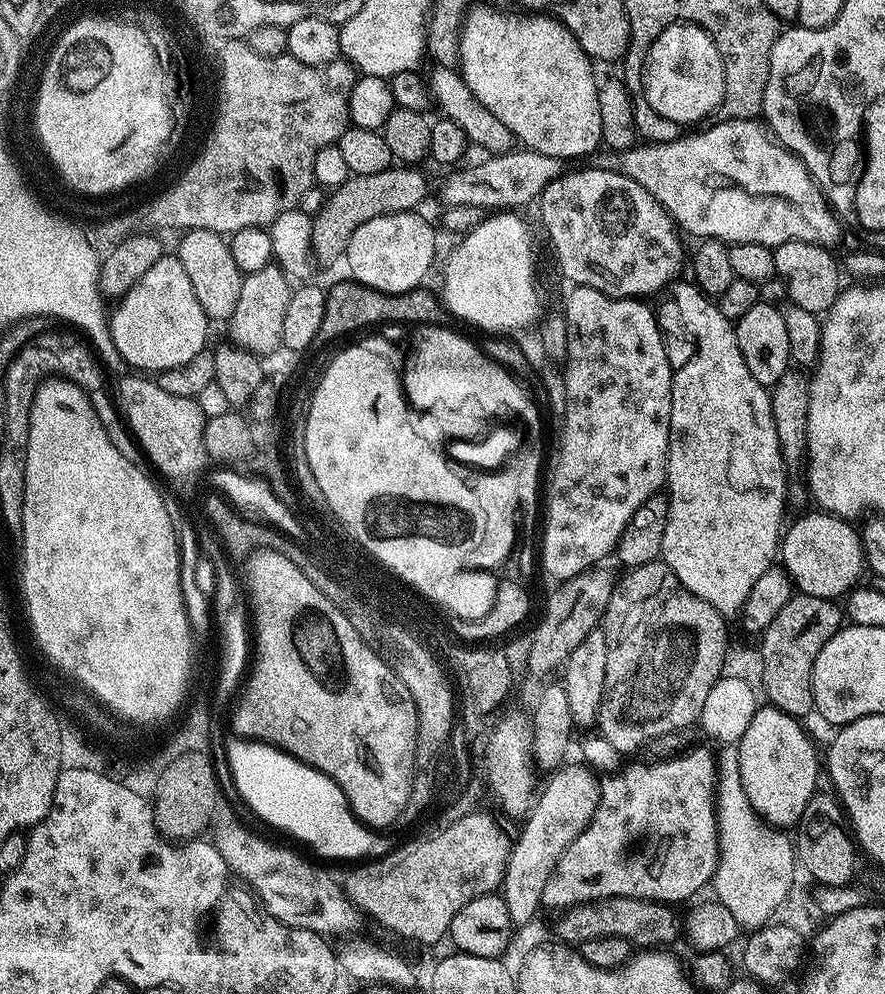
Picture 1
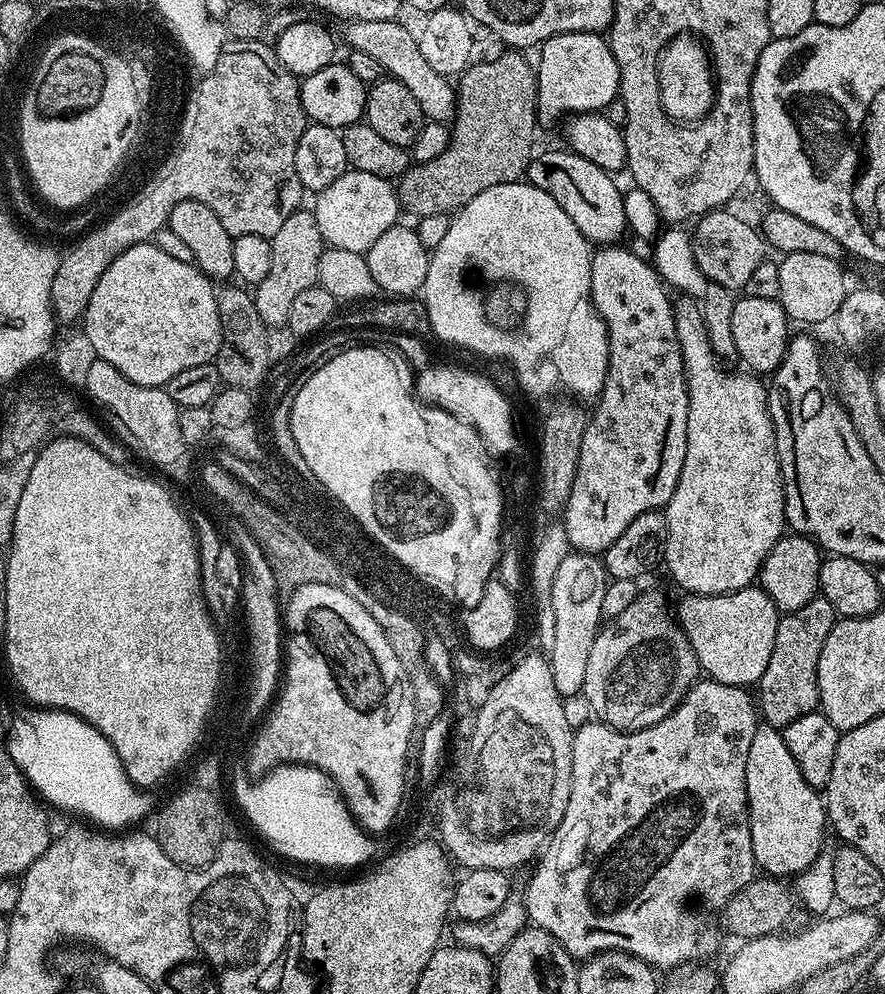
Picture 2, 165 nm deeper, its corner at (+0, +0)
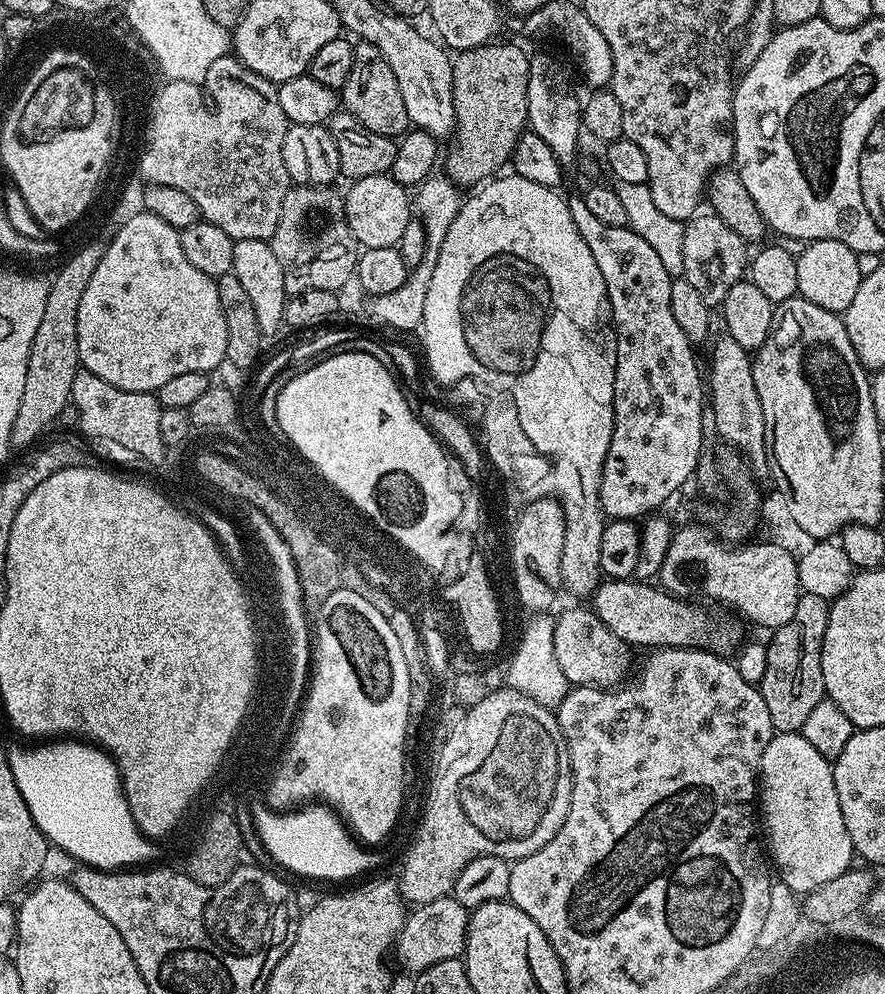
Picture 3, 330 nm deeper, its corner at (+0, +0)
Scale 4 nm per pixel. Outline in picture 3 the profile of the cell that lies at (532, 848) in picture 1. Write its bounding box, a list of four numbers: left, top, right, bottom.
[394,894,470,974]

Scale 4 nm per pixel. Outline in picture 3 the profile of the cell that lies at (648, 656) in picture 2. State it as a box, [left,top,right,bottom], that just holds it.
[554,607,633,688]

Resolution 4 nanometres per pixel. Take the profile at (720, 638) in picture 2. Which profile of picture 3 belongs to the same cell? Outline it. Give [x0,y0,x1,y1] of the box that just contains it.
[590,578,740,657]

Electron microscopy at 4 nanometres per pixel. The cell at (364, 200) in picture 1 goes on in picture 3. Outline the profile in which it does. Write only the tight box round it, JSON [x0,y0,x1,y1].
[442,42,529,186]

